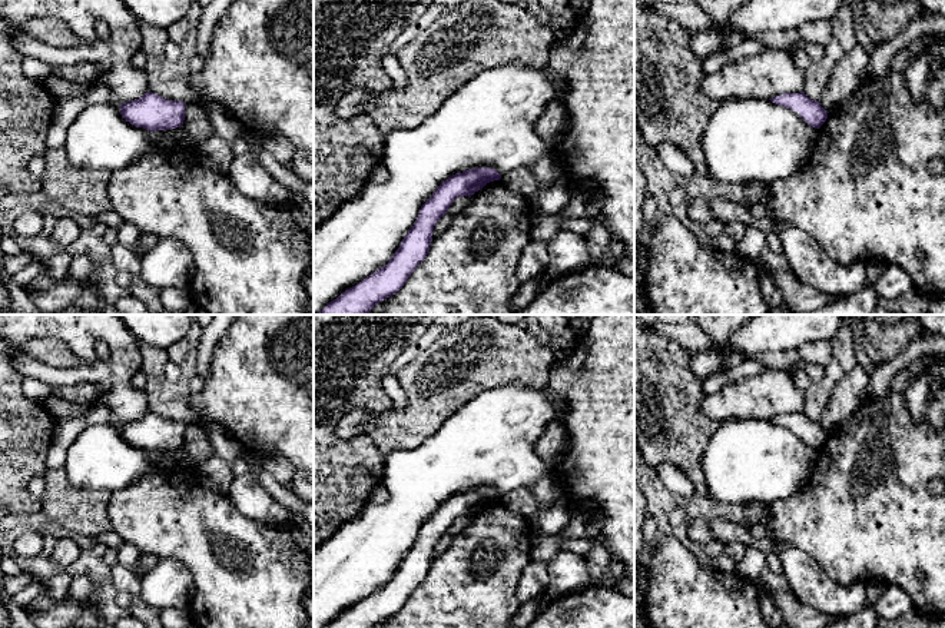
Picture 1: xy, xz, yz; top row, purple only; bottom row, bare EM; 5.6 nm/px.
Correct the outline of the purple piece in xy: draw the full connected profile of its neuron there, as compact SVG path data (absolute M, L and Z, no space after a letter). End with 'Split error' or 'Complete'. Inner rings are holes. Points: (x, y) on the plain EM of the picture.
M152 412L120 425L122 438L149 452L176 449L183 445L186 423L166 421Z. Complete

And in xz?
M477 488L455 494L444 501L421 526L414 546L389 582L342 612L325 628L374 628L395 615L428 575L434 546L447 534L451 524L461 516L471 518L487 504L500 499L501 495L495 489Z. Complete

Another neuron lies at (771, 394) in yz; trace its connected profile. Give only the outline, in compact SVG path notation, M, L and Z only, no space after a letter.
M773 366L763 373L727 383L707 395L700 409L722 422L730 419L772 419L783 413L800 413L806 401L786 369Z

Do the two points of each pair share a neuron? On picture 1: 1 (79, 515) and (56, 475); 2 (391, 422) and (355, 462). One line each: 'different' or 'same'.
1: same
2: different

